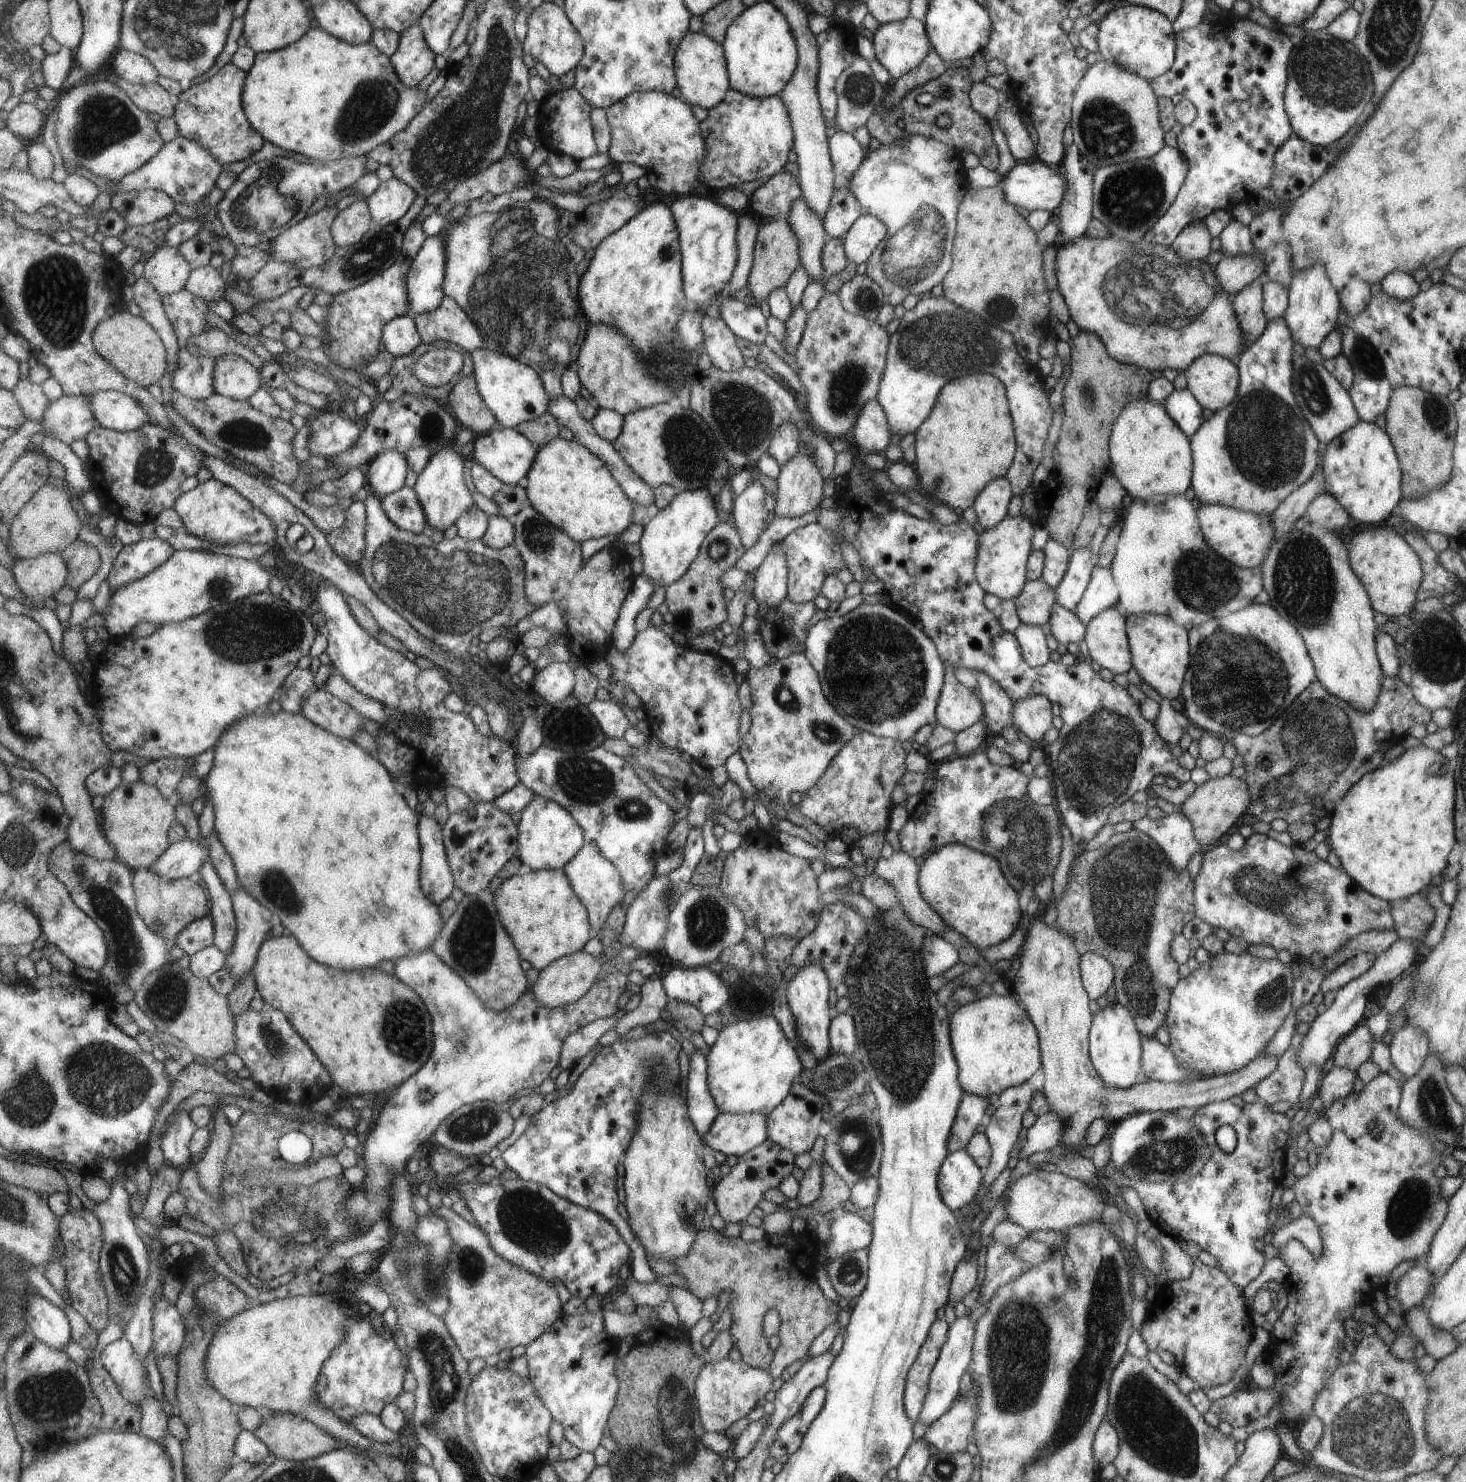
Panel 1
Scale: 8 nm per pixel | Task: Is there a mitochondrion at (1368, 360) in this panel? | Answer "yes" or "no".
yes

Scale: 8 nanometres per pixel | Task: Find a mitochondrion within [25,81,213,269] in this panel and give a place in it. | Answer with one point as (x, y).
(98, 122)

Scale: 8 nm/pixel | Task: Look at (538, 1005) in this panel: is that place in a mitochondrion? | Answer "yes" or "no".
no

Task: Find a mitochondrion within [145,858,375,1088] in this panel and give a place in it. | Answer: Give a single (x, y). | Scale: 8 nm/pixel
(274, 885)

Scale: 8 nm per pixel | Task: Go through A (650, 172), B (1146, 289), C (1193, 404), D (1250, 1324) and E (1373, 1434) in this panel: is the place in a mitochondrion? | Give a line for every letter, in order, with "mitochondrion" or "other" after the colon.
A: other
B: mitochondrion
C: other
D: other
E: mitochondrion

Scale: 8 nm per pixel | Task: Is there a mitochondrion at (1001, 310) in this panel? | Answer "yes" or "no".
yes

